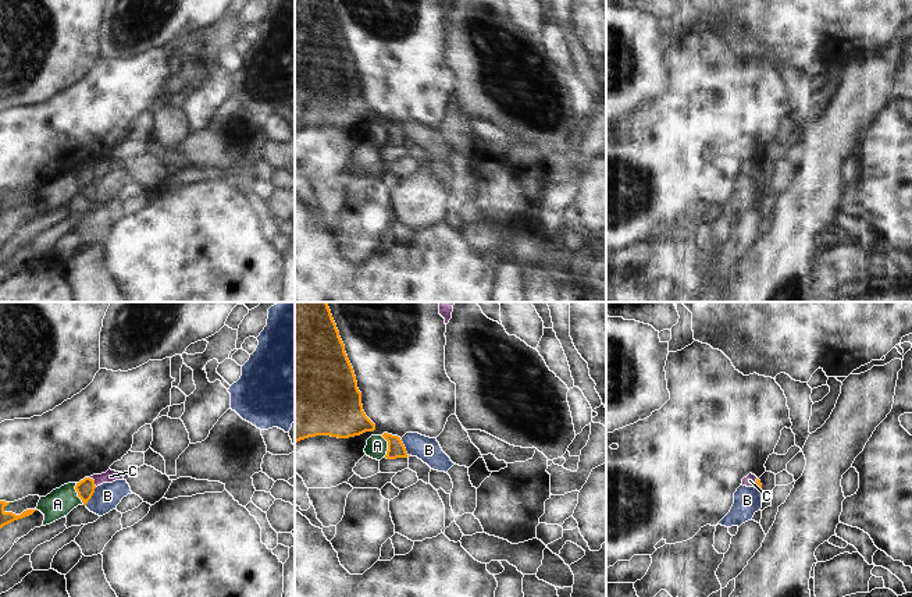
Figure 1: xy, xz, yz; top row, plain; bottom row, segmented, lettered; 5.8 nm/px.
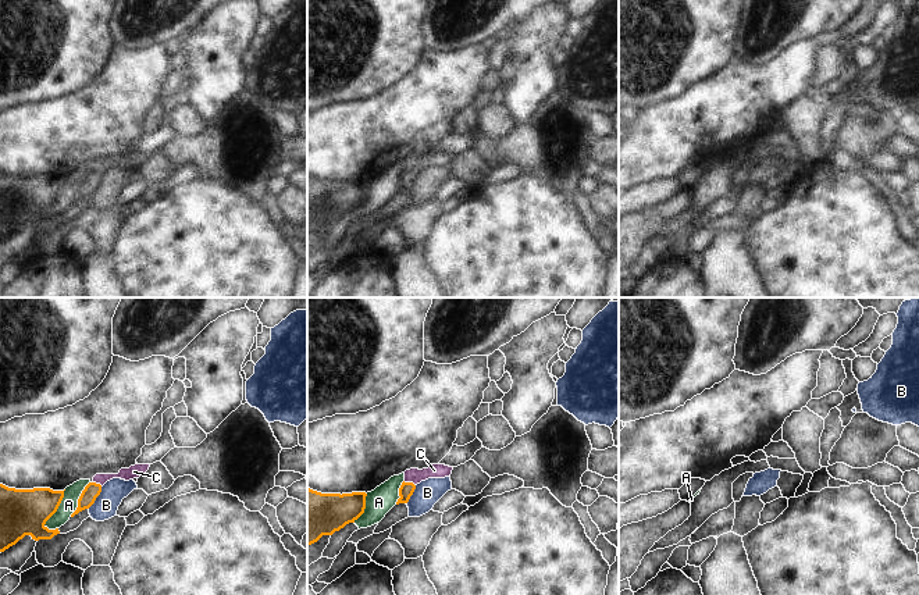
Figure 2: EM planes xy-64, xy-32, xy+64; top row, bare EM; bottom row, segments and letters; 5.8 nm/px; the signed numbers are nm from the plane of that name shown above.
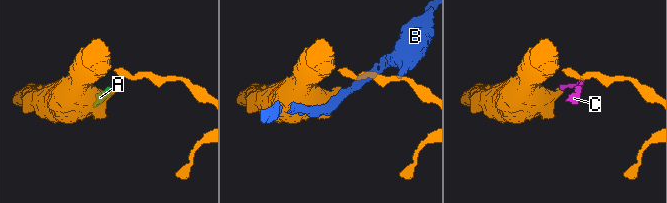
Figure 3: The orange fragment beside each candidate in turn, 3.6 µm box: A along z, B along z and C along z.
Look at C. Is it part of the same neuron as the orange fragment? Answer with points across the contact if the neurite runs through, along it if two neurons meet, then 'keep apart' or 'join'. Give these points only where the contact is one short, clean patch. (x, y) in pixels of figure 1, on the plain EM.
border xy (89, 166), (96, 174); keep apart

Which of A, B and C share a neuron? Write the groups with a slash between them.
A C / B

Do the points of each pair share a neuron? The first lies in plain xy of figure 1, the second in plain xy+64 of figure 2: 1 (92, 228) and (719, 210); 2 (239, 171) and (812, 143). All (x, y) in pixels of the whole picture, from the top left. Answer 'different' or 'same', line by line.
1: different
2: different

